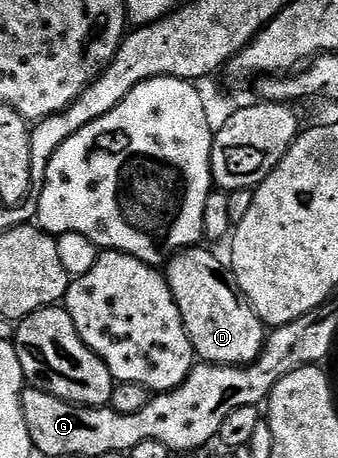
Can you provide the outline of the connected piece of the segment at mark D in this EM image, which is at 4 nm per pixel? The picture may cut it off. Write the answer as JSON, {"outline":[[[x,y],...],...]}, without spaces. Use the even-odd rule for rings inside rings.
{"outline":[[[180,250],[167,263],[167,281],[183,316],[193,353],[202,363],[248,366],[265,347],[267,327],[237,286],[237,277],[209,250]]]}

